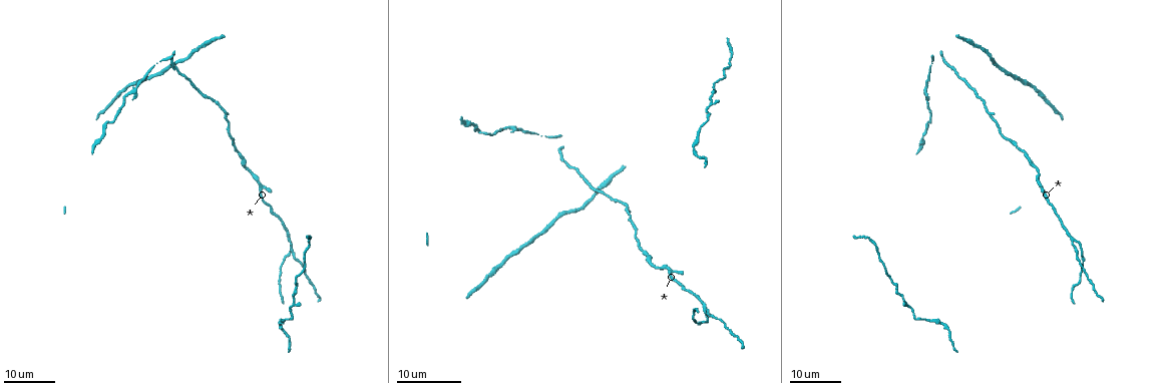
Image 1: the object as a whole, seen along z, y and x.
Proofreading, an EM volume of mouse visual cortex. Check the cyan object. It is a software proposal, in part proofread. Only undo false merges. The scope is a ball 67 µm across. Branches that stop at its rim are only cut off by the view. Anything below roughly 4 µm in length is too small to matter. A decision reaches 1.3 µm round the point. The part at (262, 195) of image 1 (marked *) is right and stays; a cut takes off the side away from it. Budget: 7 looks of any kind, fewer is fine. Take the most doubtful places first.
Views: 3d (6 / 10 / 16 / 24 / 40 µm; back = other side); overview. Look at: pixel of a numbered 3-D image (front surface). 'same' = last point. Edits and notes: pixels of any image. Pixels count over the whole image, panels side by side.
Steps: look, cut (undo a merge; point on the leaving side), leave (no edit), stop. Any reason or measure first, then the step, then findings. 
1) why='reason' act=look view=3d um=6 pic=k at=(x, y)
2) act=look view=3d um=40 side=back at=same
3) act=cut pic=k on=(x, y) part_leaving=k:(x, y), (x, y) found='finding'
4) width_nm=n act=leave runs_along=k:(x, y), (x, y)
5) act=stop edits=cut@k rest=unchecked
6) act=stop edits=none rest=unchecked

act=look view=3d um=16 pic=1 at=(1072, 239)

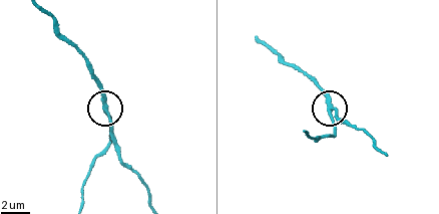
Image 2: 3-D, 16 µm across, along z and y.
act=look view=3d um=6 pic=2 at=(329, 114)

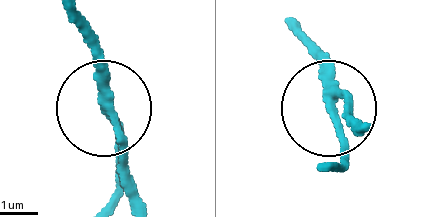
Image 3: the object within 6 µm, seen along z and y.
act=look view=3d um=6 side=back pic=3 at=(106, 108)

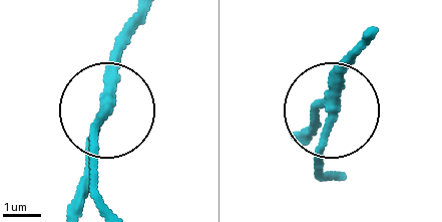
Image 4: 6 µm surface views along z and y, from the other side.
side_arm_um=16 act=leave found='continuous, no second cell'

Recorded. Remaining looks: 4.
why='calibre changes' act=look view=3d um=16 pic=1 at=(672, 272)

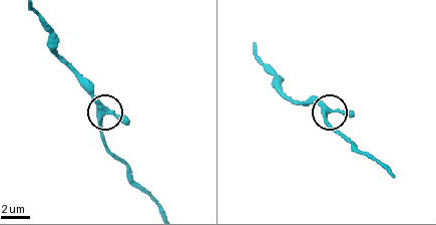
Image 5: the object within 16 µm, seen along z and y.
act=look view=3d um=10 pic=5 at=(100, 112)

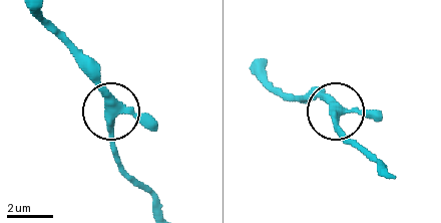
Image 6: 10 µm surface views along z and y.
width_nm=290 act=leave runs_along=6:(114, 142), (113, 115), (82, 70) found='all the same cell'

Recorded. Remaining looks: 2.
why='narrows sharply' act=look view=3d um=24 pic=1 at=(945, 324)

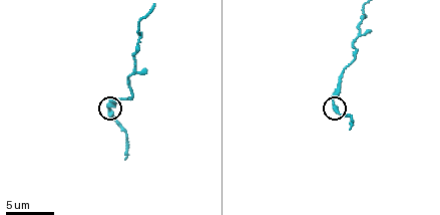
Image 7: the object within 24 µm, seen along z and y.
act=look view=3d um=6 pic=7 at=(108, 110)

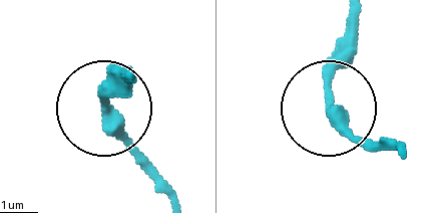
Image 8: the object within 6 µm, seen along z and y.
act=leave found='all the same cell'

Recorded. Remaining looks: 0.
act=stop edits=none rest=unchecked

